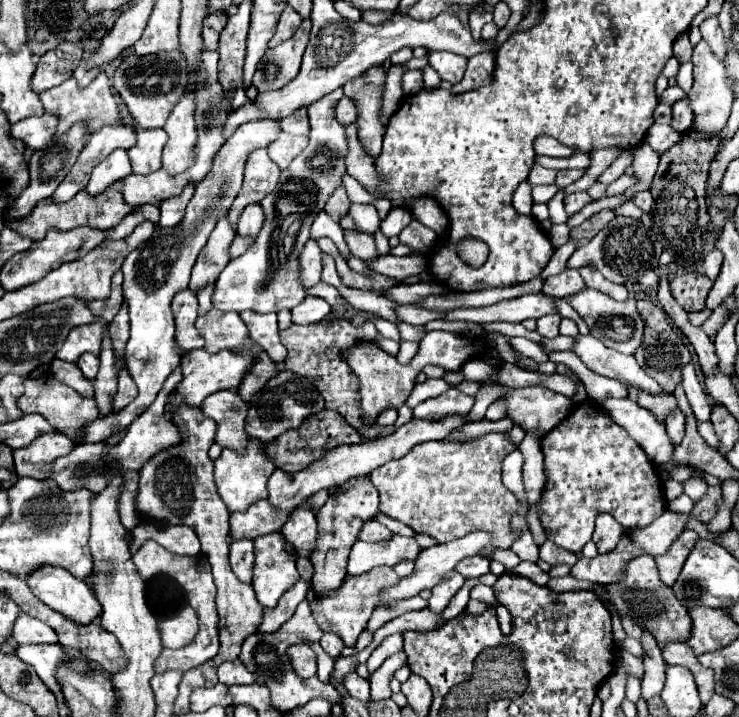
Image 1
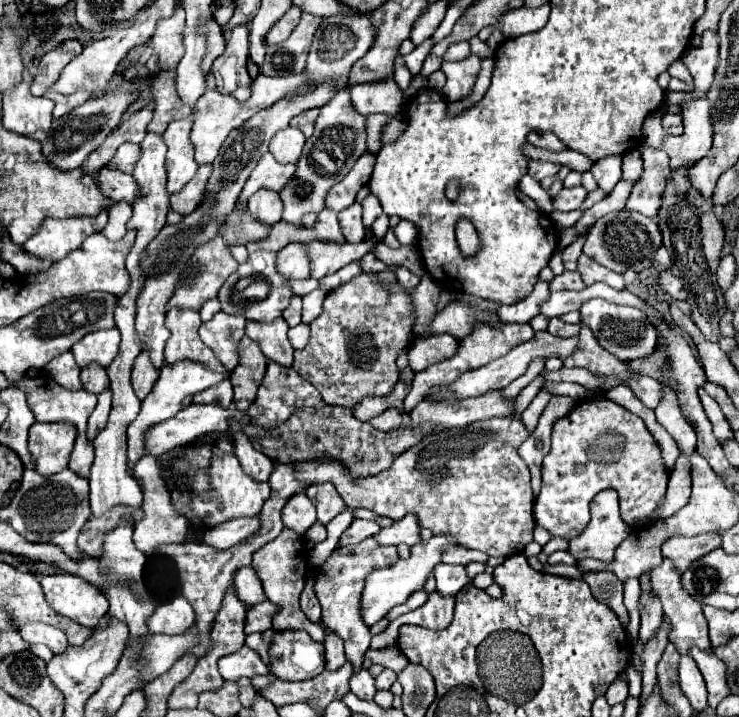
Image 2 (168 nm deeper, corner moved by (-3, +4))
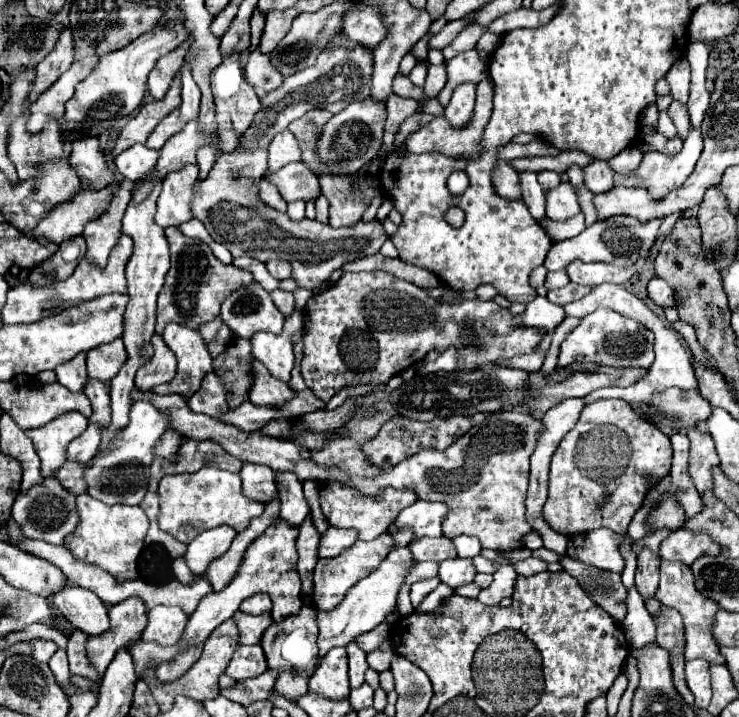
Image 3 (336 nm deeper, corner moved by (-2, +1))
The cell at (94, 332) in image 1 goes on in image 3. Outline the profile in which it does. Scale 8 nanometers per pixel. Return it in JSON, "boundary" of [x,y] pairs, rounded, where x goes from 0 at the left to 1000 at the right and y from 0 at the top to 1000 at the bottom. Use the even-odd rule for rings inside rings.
{"boundary":[[[166,473],[134,481],[118,490],[118,520],[120,526],[139,529],[145,534],[153,529],[156,517],[166,509],[166,501],[172,501],[172,492],[166,490]]]}

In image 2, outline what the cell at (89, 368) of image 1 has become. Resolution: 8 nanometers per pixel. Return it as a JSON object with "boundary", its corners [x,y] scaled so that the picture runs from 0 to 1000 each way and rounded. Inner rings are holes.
{"boundary":[[[130,508],[119,510],[111,516],[111,538],[116,547],[122,550],[135,550],[141,547],[141,541],[149,541],[149,530],[146,530],[146,522],[141,513],[130,513]]]}

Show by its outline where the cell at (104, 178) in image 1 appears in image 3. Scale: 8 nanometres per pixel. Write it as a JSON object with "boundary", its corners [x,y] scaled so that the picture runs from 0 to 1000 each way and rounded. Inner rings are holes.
{"boundary":[[[180,202],[169,208],[161,219],[156,219],[156,233],[166,247],[183,252],[188,250],[188,244],[194,244],[194,238],[202,238],[204,233],[210,233],[212,219],[215,219],[215,211],[207,211],[196,202]]]}

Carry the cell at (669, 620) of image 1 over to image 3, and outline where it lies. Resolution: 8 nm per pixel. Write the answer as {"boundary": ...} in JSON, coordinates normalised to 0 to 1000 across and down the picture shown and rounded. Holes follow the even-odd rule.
{"boundary":[[[894,780],[894,813],[889,819],[886,830],[900,847],[911,847],[922,855],[924,872],[927,872],[927,919],[954,919],[959,925],[978,925],[978,916],[973,914],[973,902],[962,886],[962,863],[973,844],[940,824],[935,794],[919,782],[900,782]]]}

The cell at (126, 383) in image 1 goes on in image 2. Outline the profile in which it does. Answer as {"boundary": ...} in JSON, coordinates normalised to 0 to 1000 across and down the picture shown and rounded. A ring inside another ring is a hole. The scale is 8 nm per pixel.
{"boundary":[[[192,491],[184,499],[181,516],[179,516],[179,538],[189,558],[200,552],[200,547],[206,544],[206,536],[214,530],[214,522],[217,516],[206,508],[206,502],[200,502],[200,491]]]}

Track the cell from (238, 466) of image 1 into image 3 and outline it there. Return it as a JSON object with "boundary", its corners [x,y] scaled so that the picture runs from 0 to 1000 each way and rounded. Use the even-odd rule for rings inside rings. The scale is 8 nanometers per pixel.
{"boundary":[[[286,649],[269,654],[267,660],[248,660],[218,668],[212,688],[218,693],[215,735],[248,757],[256,757],[272,741],[296,732],[313,732],[318,741],[329,741],[342,721],[350,721],[356,715],[356,702],[329,690],[323,660],[302,657]]]}

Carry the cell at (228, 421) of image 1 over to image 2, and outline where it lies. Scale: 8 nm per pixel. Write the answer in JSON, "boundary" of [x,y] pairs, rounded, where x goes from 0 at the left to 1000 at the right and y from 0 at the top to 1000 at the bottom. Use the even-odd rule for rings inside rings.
{"boundary":[[[314,589],[311,597],[319,603],[319,619],[317,619],[319,628],[317,628],[317,633],[325,642],[330,658],[336,664],[341,664],[344,669],[360,672],[365,667],[368,656],[371,656],[371,644],[363,636],[357,636],[355,630],[349,630],[349,628],[341,625],[338,614],[325,603],[325,597],[327,597],[325,589]]]}

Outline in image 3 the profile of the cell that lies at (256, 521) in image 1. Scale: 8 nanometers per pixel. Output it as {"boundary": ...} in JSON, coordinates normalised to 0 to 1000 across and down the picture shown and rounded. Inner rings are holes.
{"boundary":[[[299,732],[299,735],[269,743],[253,760],[250,782],[253,782],[256,794],[261,799],[275,799],[280,794],[280,785],[286,785],[286,780],[299,777],[310,766],[318,746],[321,746],[318,738],[310,732]]]}

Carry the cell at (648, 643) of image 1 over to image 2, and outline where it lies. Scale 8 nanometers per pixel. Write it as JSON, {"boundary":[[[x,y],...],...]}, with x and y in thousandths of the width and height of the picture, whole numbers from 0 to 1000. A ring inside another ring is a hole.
{"boundary":[[[877,801],[866,803],[866,817],[869,817],[869,831],[866,831],[866,895],[874,895],[885,887],[888,876],[896,870],[896,848],[893,837],[882,831],[880,815],[877,815]]]}

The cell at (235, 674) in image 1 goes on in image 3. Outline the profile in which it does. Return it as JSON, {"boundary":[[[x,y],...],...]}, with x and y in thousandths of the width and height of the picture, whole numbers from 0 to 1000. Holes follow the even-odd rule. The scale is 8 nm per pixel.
{"boundary":[[[323,900],[315,911],[313,925],[304,933],[304,941],[326,950],[334,944],[348,944],[361,936],[361,922],[353,900]]]}

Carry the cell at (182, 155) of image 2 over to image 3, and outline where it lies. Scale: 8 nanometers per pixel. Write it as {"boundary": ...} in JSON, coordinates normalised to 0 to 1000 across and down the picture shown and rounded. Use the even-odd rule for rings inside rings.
{"boundary":[[[248,230],[242,238],[226,241],[221,266],[212,278],[210,308],[223,319],[258,305],[258,264],[269,244],[267,230]]]}

